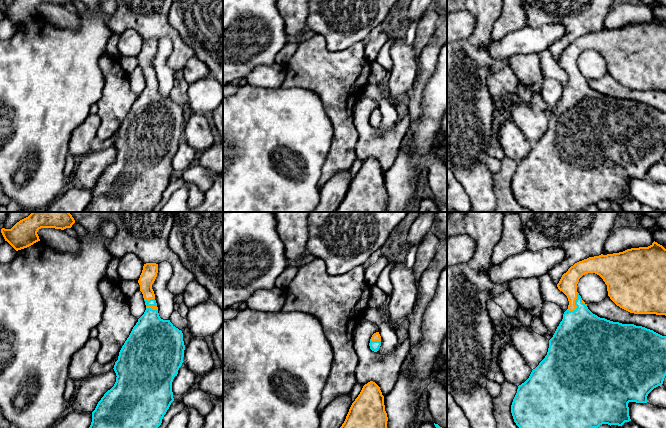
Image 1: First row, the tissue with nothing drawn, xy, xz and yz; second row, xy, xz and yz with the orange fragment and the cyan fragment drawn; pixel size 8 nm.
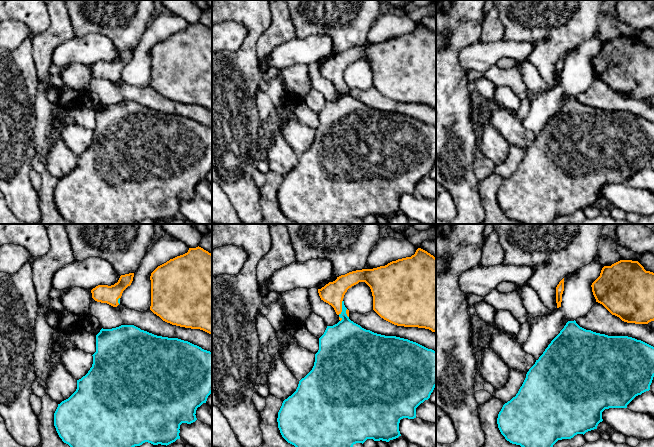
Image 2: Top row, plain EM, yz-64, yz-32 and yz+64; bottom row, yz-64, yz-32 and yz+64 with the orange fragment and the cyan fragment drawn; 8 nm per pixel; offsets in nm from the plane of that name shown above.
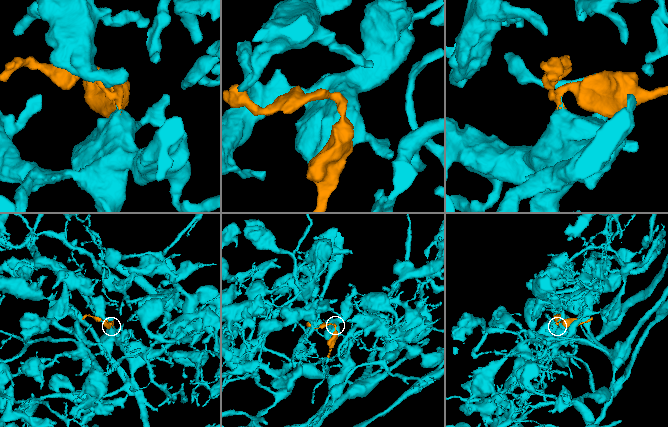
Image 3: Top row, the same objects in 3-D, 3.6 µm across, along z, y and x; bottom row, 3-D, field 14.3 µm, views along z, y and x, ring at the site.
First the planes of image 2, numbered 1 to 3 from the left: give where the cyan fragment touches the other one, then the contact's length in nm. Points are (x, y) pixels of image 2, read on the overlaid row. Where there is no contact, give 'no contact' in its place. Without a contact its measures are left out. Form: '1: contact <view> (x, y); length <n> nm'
1: contact yz-64 (117, 300); length 60 nm
2: contact yz-32 (341, 307); length 120 nm
3: no contact

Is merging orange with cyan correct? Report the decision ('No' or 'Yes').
Yes

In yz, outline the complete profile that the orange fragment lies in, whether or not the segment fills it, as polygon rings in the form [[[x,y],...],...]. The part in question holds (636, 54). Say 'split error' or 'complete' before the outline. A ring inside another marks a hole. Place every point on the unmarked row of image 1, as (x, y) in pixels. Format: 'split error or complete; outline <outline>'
split error; outline [[[654,17],[648,23],[631,24],[619,29],[601,30],[599,32],[589,33],[571,42],[568,47],[562,51],[557,60],[558,65],[568,74],[568,85],[564,88],[562,97],[557,103],[553,113],[549,116],[547,131],[539,141],[532,146],[529,154],[518,162],[517,169],[511,181],[511,189],[514,198],[522,207],[529,209],[531,212],[582,212],[588,205],[597,205],[602,200],[622,202],[625,198],[631,197],[628,179],[647,179],[648,170],[654,164],[662,161],[666,152],[666,112],[662,112],[653,106],[642,102],[613,98],[593,90],[577,68],[579,55],[588,49],[595,49],[603,55],[607,61],[608,72],[620,84],[634,90],[656,90],[666,92],[666,25],[657,18]]]

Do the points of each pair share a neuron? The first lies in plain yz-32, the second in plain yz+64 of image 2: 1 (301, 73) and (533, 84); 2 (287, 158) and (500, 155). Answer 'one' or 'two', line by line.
1: two
2: one

